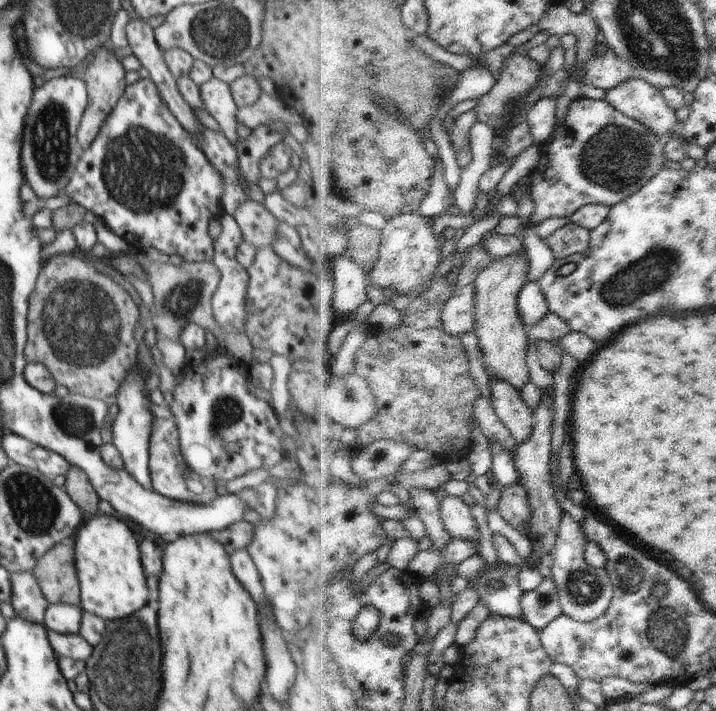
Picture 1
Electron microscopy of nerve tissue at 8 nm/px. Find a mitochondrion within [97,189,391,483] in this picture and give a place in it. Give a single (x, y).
(181, 301)

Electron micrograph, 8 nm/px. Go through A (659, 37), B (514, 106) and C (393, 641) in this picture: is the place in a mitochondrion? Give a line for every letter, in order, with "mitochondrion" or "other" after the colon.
A: mitochondrion
B: other
C: other

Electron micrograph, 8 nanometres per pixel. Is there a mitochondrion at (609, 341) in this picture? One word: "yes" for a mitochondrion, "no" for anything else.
no

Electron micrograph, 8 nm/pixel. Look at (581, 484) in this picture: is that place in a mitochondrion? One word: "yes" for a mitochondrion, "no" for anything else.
no

